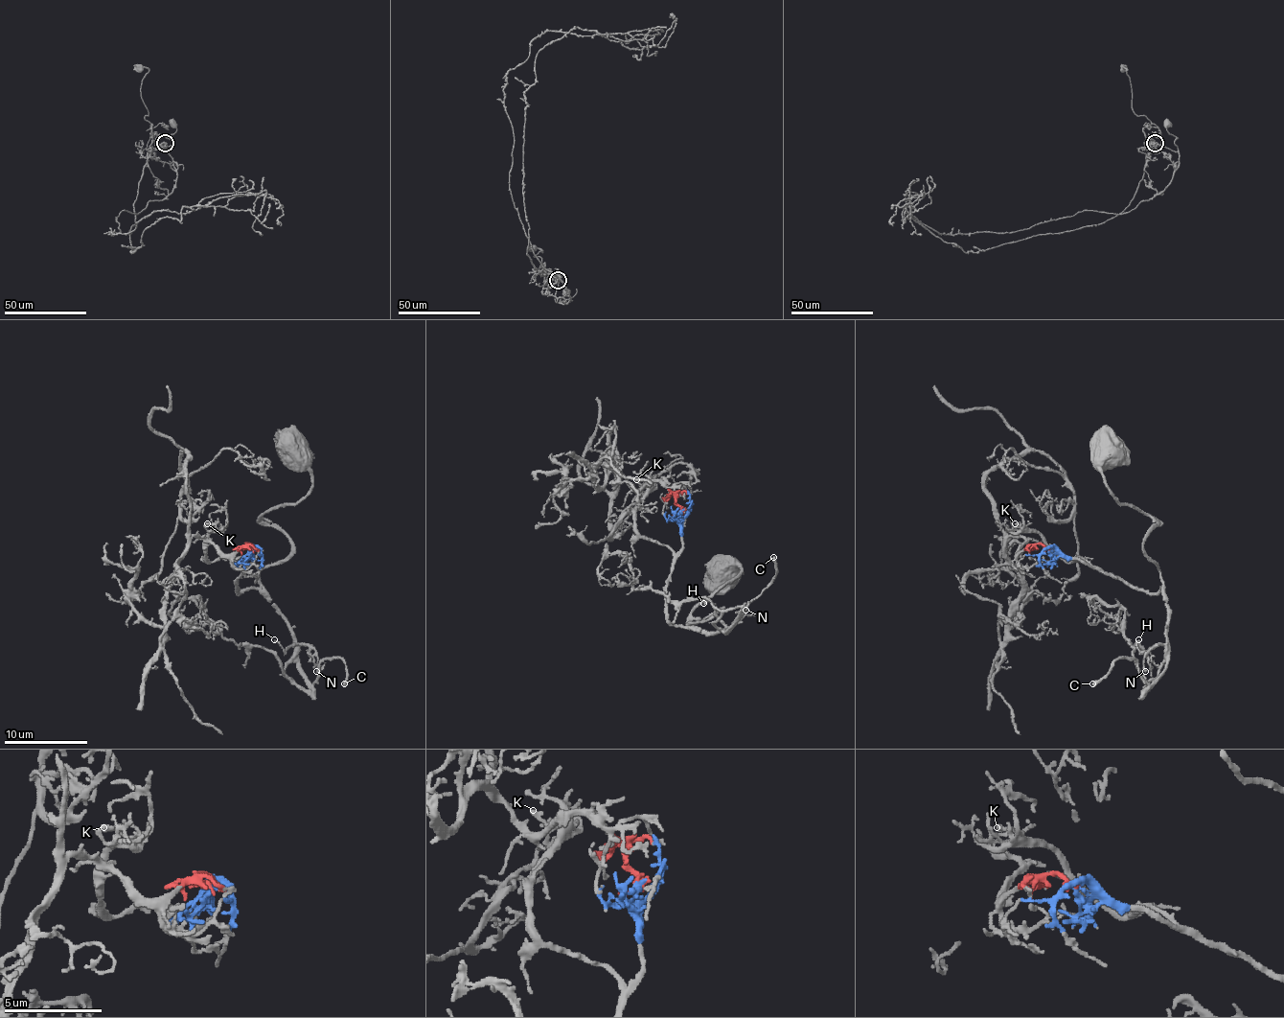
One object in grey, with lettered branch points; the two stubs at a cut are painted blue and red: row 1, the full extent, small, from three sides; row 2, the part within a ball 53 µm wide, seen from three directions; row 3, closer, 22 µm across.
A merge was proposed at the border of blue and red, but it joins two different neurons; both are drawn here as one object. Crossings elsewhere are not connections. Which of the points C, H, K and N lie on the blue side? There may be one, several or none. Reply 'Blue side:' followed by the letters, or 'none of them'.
Blue side: C, H, K, N

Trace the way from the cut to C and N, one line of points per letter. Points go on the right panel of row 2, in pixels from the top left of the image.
C: (1045, 548), (1081, 559), (1133, 586), (1162, 589), (1166, 667), (1148, 683), (1133, 659), (1120, 659), (1091, 683)
N: (1045, 548), (1081, 559), (1150, 592), (1162, 589), (1166, 642), (1152, 648), (1143, 659), (1146, 671)

